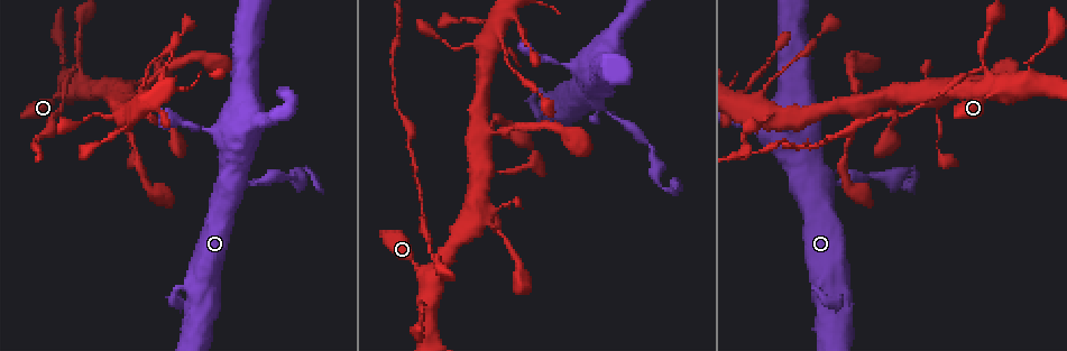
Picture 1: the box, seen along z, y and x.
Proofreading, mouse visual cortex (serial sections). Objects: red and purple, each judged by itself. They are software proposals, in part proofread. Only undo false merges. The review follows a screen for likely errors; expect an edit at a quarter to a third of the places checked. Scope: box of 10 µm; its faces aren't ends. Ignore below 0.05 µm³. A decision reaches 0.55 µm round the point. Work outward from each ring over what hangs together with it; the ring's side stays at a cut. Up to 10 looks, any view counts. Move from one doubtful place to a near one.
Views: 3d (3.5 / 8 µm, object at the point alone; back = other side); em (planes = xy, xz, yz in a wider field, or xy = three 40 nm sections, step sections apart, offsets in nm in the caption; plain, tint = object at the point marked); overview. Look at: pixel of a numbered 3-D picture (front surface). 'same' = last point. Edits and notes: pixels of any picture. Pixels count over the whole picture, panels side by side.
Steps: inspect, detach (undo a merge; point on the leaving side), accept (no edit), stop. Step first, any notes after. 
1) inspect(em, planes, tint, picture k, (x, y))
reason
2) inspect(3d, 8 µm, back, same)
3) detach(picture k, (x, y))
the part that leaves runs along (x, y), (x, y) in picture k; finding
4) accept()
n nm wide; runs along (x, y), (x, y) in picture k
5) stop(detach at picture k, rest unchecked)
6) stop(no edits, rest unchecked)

inspect(3d, 3.5 µm, back, picture 1, (77, 66))
a narrow waist

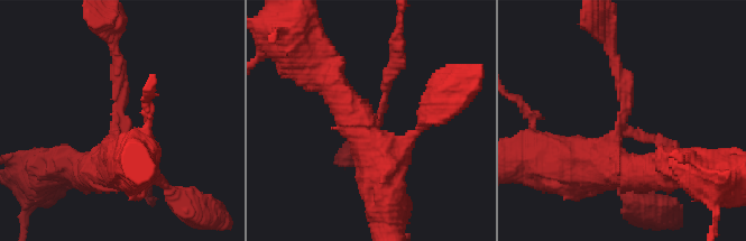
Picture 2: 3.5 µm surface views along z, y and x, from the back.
detach(picture 2, (401, 65))
arms of 150, 200, 450 nm; the part that leaves runs along (386, 94), (399, 28) in picture 2; two cells meet here

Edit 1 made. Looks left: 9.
inspect(overview)
see it whole again

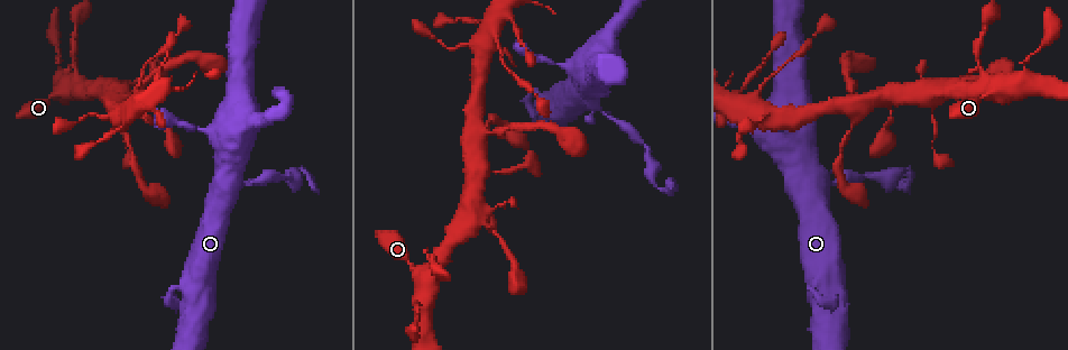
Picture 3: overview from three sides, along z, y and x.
inspect(3d, 8 µm, back, picture 3, (482, 221))

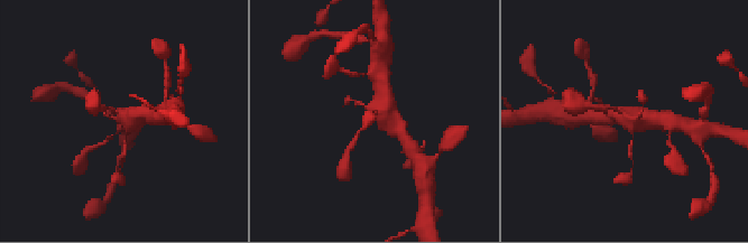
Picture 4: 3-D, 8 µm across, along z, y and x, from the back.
inspect(em, xy, step 3, tint, same)

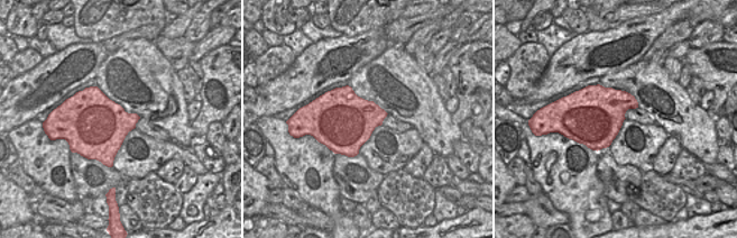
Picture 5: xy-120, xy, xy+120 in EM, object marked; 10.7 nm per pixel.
accept()
600 nm wide; runs along (403, 134), (384, 118), (379, 77) in picture 4; one cell here

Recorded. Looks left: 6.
inspect(3d, 3.5 µm, picture 3, (483, 137))
four or more arms meet

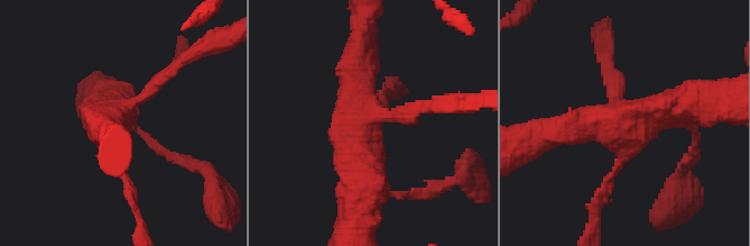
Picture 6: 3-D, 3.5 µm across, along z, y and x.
inspect(em, xy, step 2, tint, picture 6, (621, 107))
4 arms; arms of 100, 200, 400, 500 nm; need the tissue

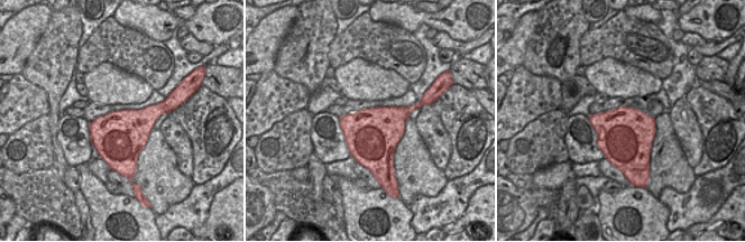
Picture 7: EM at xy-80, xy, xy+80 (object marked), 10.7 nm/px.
accept()
one cell here

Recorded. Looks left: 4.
inspect(3d, 3.5 µm, picture 3, (508, 15))
sharp bend

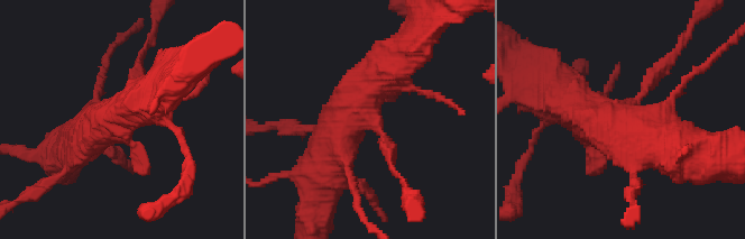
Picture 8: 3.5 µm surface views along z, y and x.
inspect(em, xy, step 3, tint, picture 8, (623, 112))
4 arms; arms of 150, 200, 500, 600 nm; need the tissue

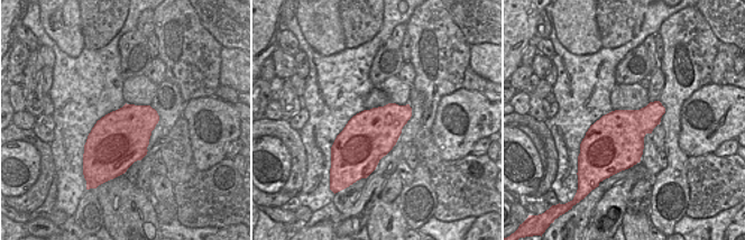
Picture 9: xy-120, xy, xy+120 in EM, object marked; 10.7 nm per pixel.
inspect(em, xy, step 1, tint, same)

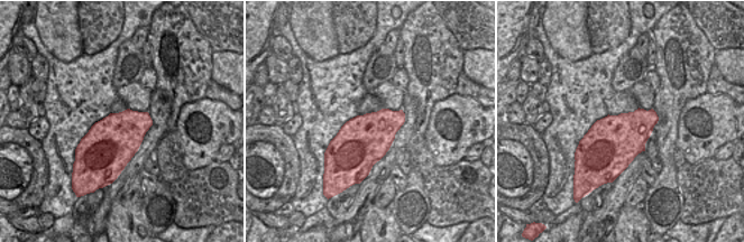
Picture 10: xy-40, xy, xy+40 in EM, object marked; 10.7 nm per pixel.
accept()
runs along (323, 172), (350, 102), (395, 76) in picture 8; all the same cell

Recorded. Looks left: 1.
stop(detach at picture 2, rest unchecked)

